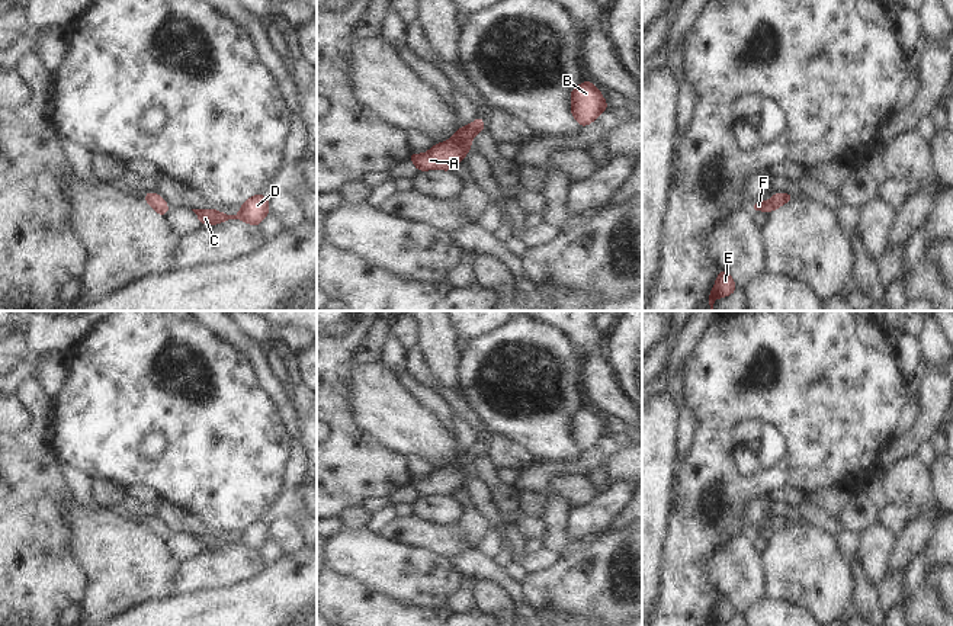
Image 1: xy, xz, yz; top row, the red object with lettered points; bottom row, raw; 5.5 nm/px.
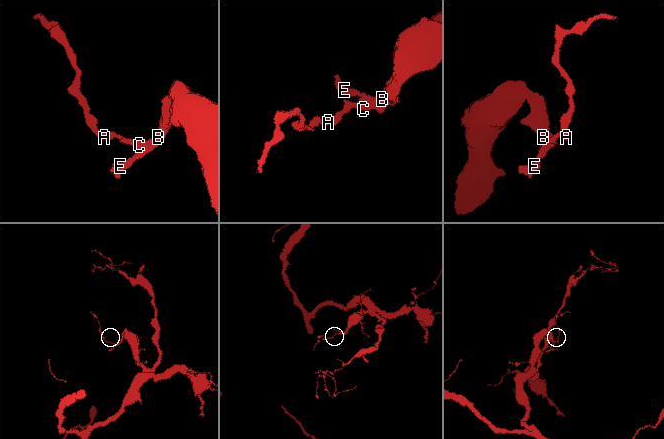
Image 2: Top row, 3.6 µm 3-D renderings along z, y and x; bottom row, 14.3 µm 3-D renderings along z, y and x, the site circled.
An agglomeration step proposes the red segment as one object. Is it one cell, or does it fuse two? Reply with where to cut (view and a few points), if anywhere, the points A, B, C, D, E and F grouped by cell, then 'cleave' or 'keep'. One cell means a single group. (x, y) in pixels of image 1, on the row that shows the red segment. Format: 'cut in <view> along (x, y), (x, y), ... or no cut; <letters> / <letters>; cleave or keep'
no cut; A B C D E F; keep

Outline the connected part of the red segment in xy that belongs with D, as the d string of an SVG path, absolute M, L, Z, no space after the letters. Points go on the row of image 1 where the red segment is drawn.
M256 193L240 206L238 215L227 215L208 208L192 211L196 214L202 225L216 225L231 219L241 219L246 224L259 227L260 222L269 215L269 199L261 193Z

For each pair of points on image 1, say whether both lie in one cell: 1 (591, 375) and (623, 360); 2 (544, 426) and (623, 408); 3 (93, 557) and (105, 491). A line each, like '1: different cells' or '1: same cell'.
1: different cells
2: different cells
3: different cells

